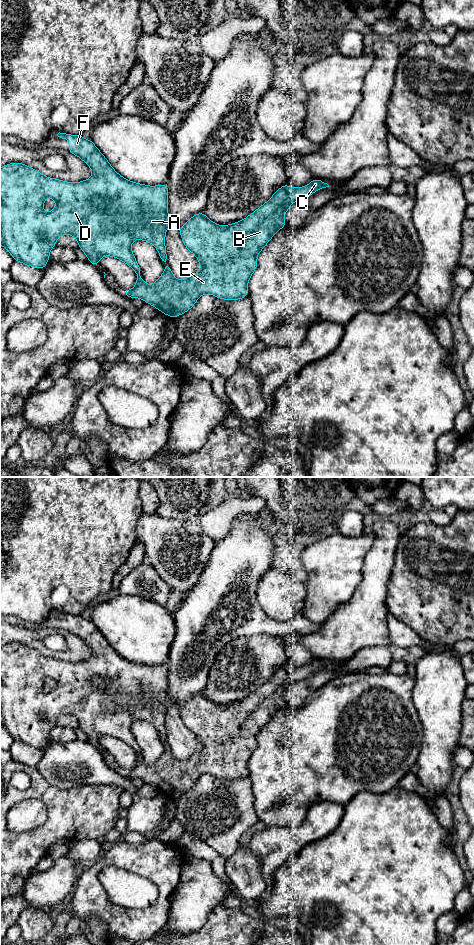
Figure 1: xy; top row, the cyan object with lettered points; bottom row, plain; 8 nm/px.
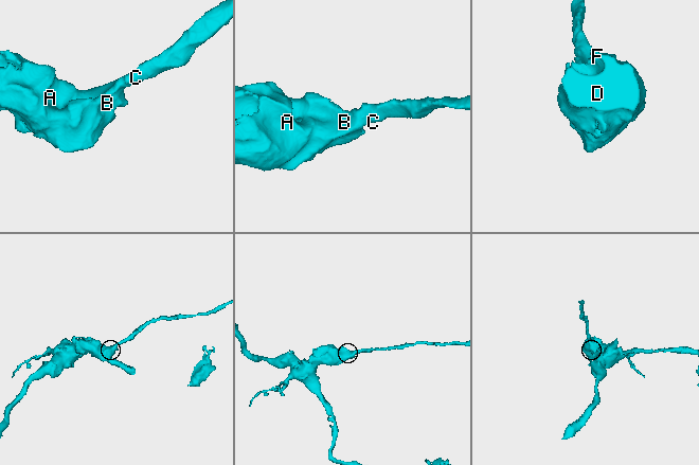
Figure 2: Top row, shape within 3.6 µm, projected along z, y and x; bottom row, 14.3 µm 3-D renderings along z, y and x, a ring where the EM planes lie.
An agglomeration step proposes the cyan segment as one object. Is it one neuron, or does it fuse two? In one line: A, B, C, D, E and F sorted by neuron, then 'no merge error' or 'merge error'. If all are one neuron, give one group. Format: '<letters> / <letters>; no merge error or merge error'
A B C D E F; no merge error

